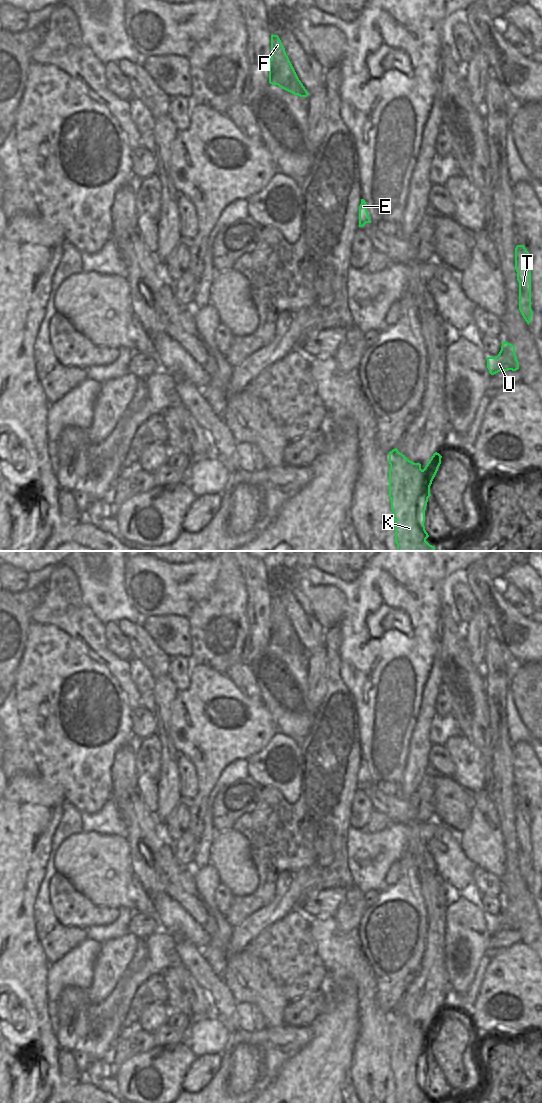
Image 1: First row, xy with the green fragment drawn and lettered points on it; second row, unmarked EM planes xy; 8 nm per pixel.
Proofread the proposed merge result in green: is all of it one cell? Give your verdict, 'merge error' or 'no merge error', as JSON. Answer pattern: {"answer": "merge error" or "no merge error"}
{"answer": "merge error"}

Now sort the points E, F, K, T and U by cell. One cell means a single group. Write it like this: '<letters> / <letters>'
E F K / T U

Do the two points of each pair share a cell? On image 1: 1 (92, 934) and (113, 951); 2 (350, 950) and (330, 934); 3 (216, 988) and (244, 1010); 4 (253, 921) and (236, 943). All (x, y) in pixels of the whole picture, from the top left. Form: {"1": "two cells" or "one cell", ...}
{"1": "two cells", "2": "one cell", "3": "two cells", "4": "one cell"}

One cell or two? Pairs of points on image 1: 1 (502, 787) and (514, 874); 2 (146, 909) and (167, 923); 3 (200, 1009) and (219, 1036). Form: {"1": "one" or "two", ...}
{"1": "one", "2": "two", "3": "two"}

